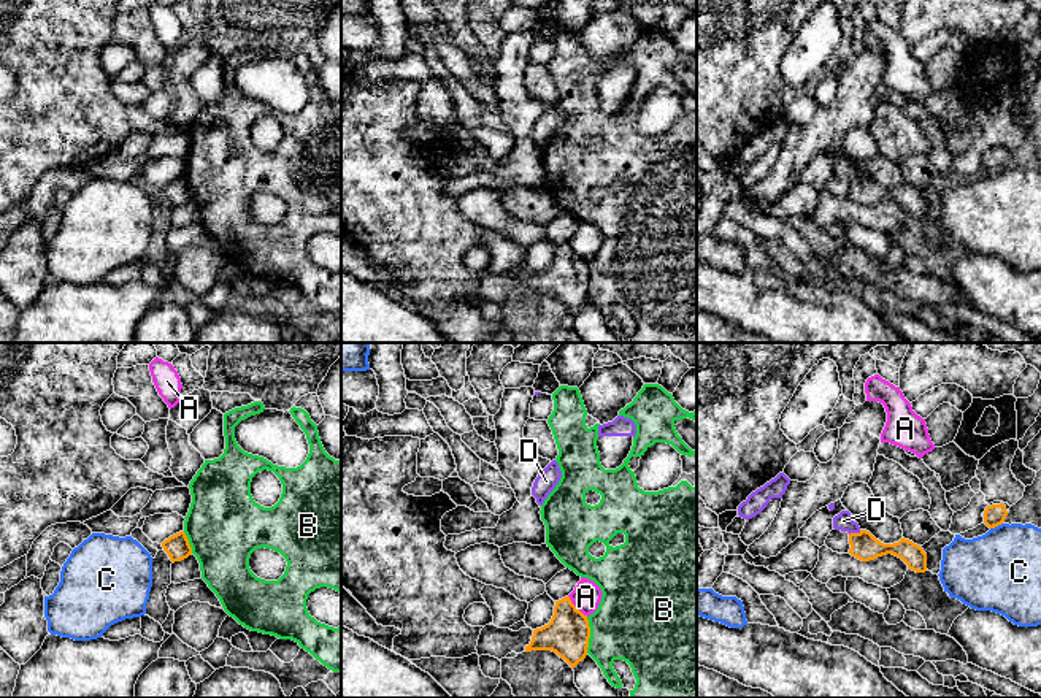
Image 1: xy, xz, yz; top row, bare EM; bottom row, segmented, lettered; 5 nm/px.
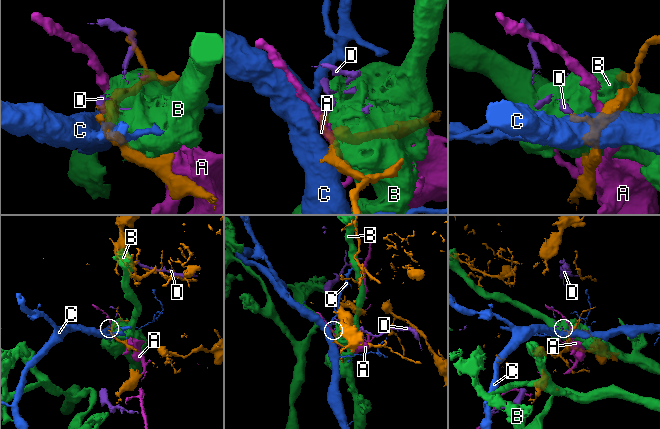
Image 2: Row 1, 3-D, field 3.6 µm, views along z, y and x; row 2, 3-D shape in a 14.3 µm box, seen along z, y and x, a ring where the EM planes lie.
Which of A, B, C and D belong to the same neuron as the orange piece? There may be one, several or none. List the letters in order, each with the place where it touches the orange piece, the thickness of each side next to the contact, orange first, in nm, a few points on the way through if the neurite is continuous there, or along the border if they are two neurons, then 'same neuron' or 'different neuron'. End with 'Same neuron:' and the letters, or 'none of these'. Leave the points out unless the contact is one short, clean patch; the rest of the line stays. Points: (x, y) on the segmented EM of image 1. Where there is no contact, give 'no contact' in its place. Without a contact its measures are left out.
A: contact xz (575, 606); calibres 220 and 150 nm; different neuron
B: contact xz (589, 635); calibres 220 and 420 nm; different neuron
C: contact yz (995, 525); calibres 110 and 420 nm; border yz (1002, 522), (991, 529); different neuron
D: contact yz (854, 533); calibres 140 and 90 nm; different neuron
Same neuron: none of these

